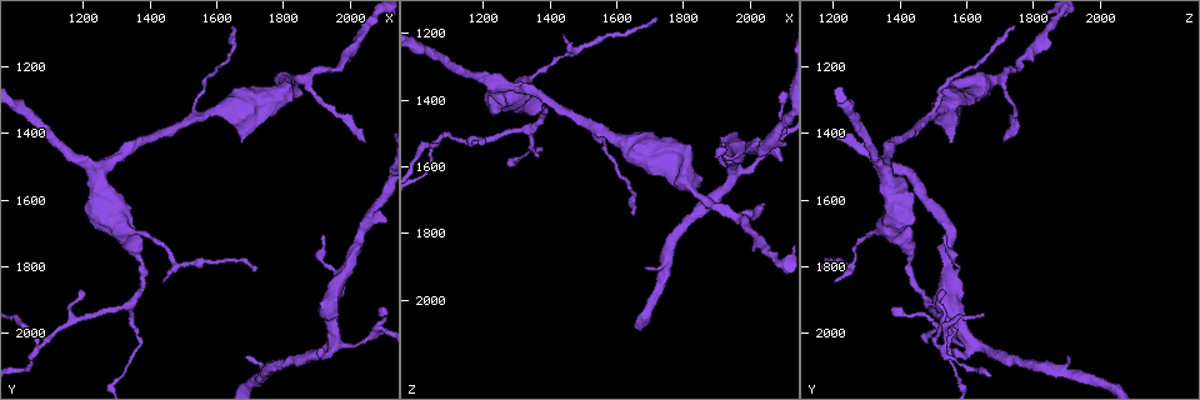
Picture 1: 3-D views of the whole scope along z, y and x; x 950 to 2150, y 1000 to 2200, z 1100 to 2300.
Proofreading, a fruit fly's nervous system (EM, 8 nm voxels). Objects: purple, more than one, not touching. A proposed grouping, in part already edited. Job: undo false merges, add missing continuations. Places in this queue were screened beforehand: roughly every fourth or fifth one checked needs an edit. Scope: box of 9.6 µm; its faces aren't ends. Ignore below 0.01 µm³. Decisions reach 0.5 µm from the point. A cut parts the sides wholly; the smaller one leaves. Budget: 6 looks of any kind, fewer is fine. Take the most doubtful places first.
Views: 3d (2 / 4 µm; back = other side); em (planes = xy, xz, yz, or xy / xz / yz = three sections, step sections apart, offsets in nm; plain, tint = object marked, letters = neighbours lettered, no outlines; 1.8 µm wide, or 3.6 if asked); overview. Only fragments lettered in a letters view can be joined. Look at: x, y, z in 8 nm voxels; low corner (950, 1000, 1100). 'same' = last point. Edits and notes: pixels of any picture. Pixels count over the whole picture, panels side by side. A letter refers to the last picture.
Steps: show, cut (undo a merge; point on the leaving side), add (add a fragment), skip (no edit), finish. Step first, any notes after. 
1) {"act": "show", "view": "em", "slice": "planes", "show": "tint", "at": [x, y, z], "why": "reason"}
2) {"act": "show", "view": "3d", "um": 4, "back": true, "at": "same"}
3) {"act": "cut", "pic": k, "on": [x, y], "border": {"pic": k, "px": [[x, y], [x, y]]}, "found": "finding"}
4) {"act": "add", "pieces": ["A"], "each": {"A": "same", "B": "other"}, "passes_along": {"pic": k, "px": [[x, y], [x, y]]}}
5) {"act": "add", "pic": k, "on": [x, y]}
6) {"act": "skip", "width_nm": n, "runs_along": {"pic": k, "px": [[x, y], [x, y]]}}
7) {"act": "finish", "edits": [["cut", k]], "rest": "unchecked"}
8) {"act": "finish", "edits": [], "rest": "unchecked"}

{"act": "show", "view": "em", "slice": "planes", "show": "letters", "at": [1700, 2070, 1910], "why": "an open end"}

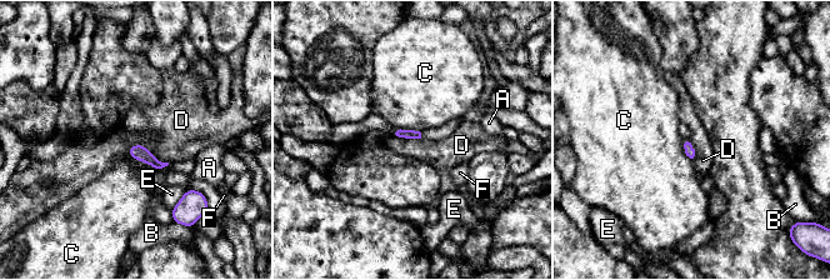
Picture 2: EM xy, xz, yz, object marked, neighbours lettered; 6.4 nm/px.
{"act": "skip", "each": {"A": "other", "B": "other", "C": "other", "D": "other", "E": "other", "F": "other"}, "found": "none of them fits"}

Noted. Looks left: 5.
{"act": "show", "view": "3d", "um": 2, "back": true, "at": [1550, 1360, 1500], "why": "three arms meet"}

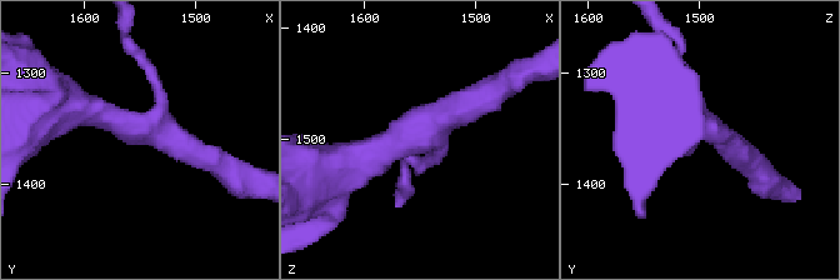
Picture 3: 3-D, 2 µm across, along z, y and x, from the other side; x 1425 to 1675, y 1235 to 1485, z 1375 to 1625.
{"act": "show", "view": "em", "slice": "planes", "show": "tint", "at": [1548, 1350, 1492], "arms": 3, "why": "now the EM"}

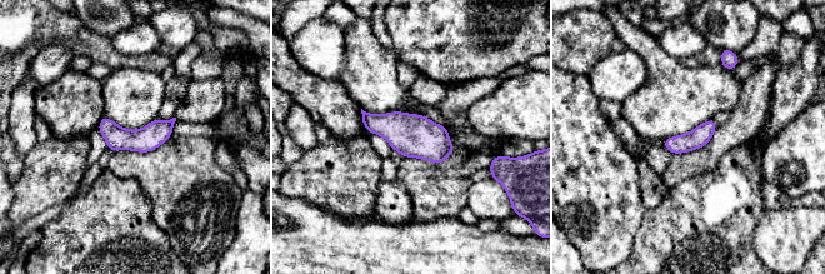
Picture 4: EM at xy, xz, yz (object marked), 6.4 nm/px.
{"act": "show", "view": "em", "slice": "planes", "show": "letters", "at": "same"}

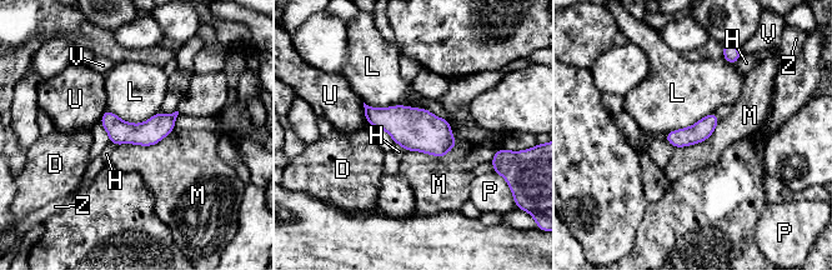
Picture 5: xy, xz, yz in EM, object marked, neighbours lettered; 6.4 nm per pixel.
{"act": "skip", "each": {"D": "other", "H": "other", "L": "other", "M": "other", "P": "other", "U": "other", "V": "other", "Z": "other"}, "border": {"pic": 5, "px": [[364, 101], [371, 106], [425, 108]]}, "found": "all the same neuron"}

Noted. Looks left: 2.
{"act": "show", "view": "em", "slice": "xy", "step": 4, "show": "tint", "at": [1940, 2030, 1610], "why": "small branch off a trunk"}

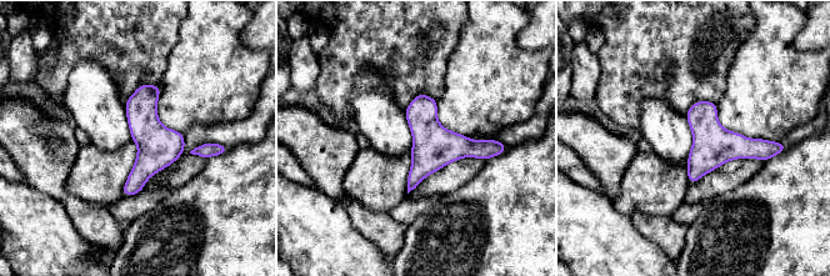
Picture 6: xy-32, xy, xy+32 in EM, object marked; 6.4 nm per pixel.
{"act": "show", "view": "em", "slice": "planes", "show": "letters", "at": "same"}

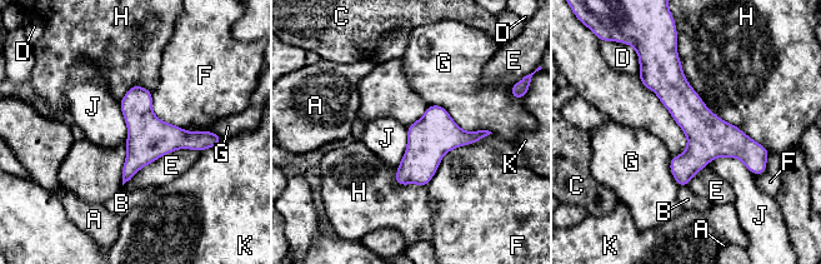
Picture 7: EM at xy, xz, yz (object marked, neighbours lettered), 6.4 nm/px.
{"act": "skip", "width_nm": 280, "each": {"A": "other", "B": "other", "C": "other", "D": "other", "E": "other", "F": "other", "G": "other", "H": "other", "J": "other", "K": "other"}, "found": "one neuron here"}

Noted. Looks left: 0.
{"act": "finish", "edits": [], "rest": "unchecked"}

